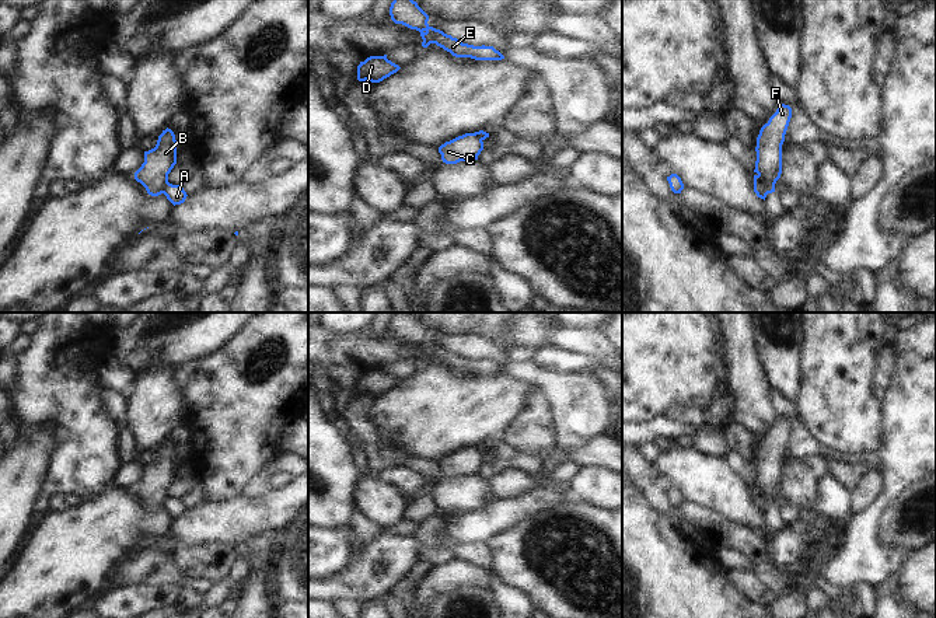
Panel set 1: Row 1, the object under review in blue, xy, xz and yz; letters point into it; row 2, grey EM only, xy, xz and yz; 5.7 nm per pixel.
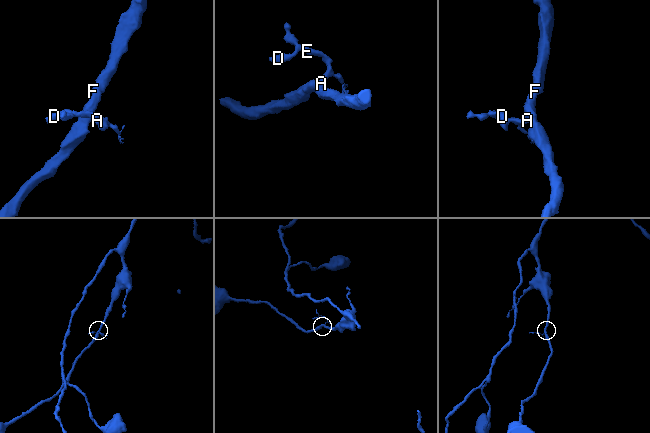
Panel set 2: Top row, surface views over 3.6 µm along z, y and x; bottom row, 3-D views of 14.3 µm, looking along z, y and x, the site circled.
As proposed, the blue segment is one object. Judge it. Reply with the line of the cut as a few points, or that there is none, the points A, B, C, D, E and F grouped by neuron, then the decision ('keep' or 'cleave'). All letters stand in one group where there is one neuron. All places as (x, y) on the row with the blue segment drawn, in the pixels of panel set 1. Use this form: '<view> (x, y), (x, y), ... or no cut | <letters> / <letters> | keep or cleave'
yz (754, 181), (758, 181), (768, 192) | A D E / B C F | cleave

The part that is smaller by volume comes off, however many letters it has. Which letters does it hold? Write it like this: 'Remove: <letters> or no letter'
Remove: A, D, E.

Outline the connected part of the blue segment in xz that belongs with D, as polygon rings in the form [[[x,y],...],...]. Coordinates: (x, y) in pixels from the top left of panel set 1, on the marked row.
[[[370,56],[357,66],[357,80],[380,83],[391,74],[397,73],[401,67],[384,56]]]

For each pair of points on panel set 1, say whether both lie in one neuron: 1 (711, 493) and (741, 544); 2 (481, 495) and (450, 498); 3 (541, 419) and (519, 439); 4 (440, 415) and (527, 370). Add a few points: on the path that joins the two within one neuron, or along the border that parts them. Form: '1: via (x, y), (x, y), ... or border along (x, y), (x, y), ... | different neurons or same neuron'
1: border along (698, 505), (757, 534) | different neurons
2: via (474, 495), (457, 496) | same neuron
3: via (535, 425), (524, 435) | same neuron
4: border along (505, 372), (535, 381), (542, 391) | different neurons

